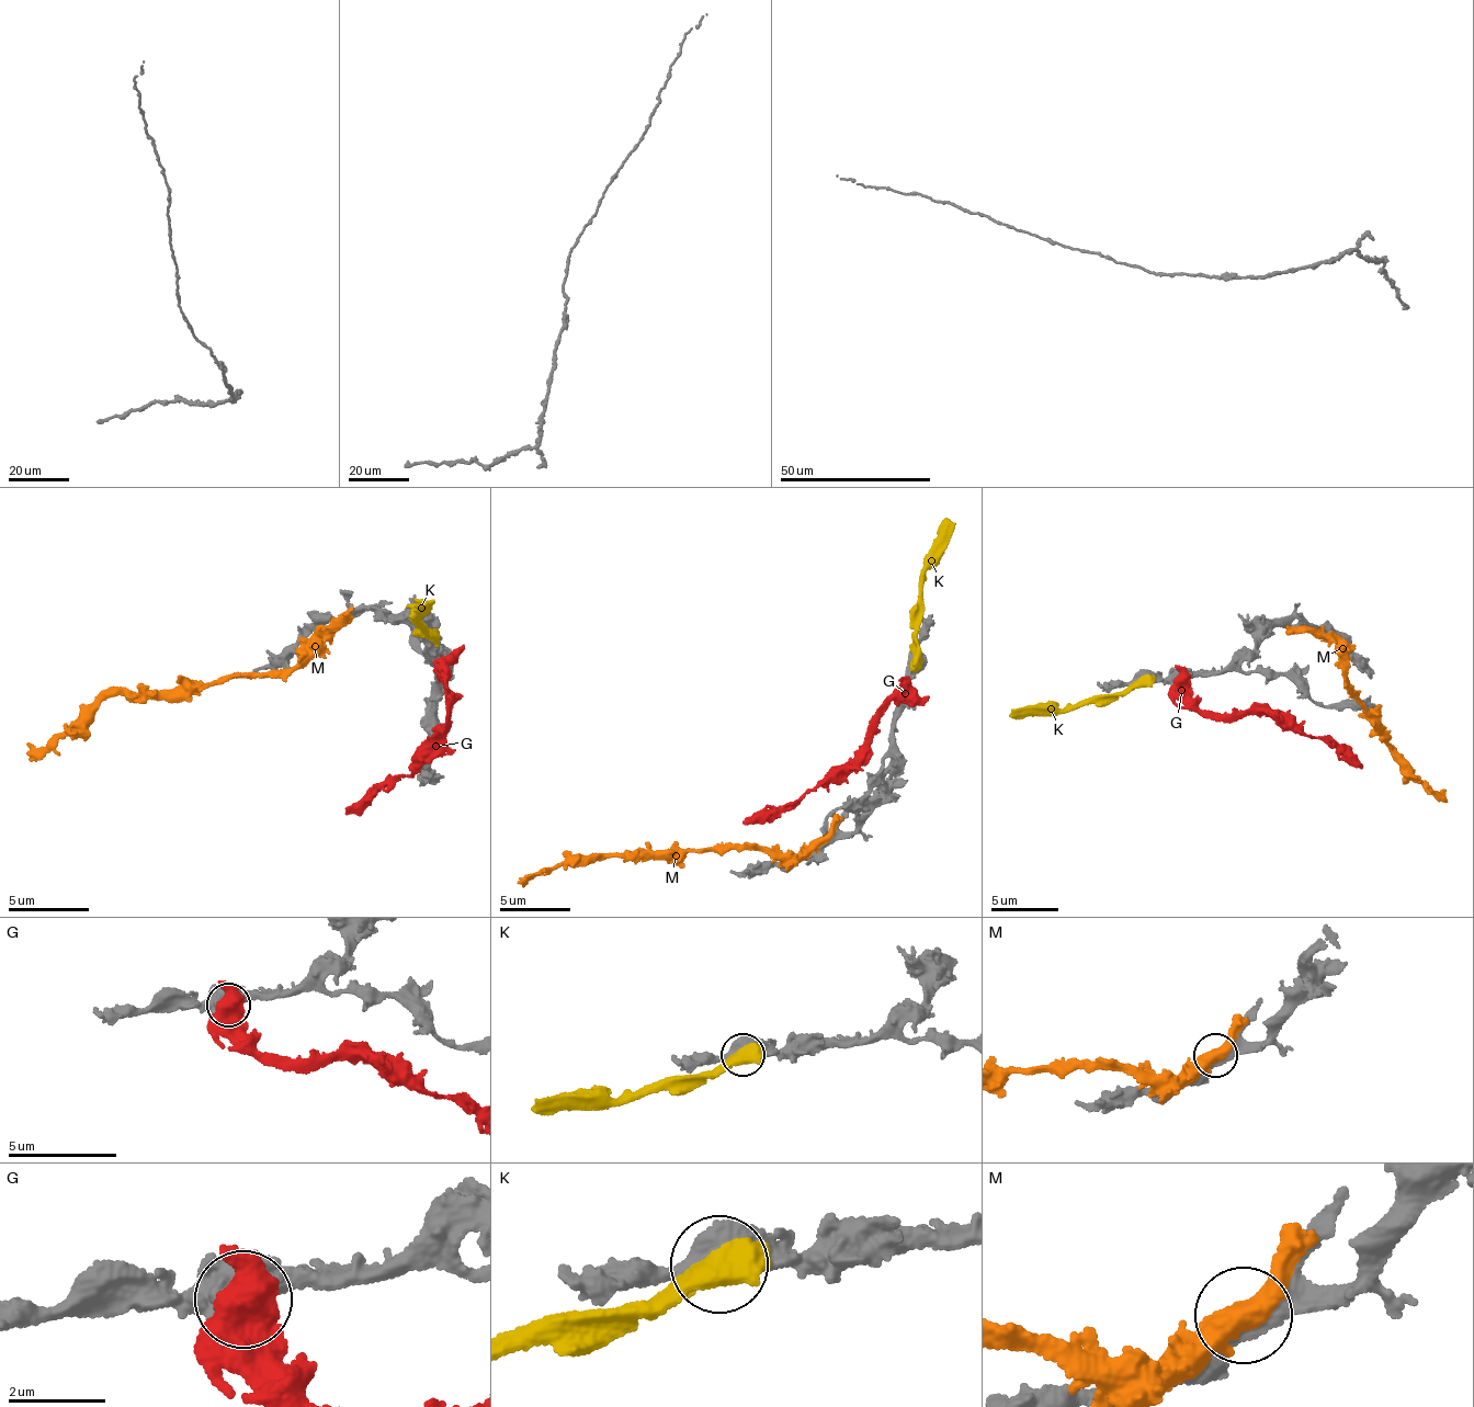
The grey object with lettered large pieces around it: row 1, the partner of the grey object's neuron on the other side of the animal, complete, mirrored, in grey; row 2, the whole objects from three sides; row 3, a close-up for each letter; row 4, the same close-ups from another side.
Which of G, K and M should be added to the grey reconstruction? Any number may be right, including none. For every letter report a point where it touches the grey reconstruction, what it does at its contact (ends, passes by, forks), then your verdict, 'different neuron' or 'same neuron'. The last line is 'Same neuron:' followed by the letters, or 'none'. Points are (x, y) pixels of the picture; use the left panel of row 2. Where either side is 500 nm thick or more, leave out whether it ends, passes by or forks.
G: contact (442, 656); different neuron
K: contact (430, 632); different neuron
M: contact (338, 621); different neuron
Same neuron: none

